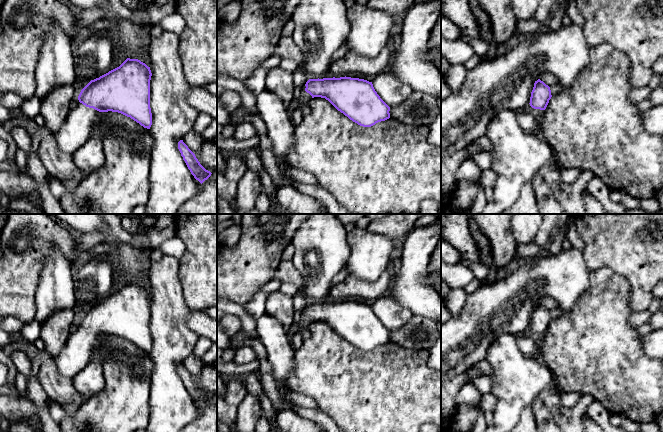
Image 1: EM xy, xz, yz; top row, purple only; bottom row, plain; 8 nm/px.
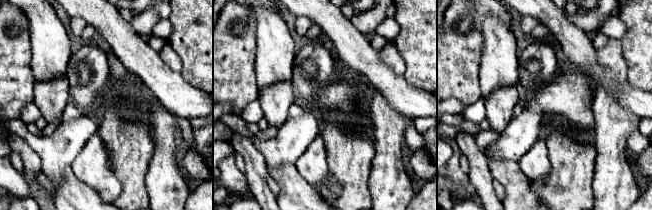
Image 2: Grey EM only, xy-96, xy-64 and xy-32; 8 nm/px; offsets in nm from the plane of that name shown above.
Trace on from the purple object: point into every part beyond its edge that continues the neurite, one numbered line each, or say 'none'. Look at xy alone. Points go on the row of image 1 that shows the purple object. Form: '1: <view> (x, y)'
1: xy (78, 127)

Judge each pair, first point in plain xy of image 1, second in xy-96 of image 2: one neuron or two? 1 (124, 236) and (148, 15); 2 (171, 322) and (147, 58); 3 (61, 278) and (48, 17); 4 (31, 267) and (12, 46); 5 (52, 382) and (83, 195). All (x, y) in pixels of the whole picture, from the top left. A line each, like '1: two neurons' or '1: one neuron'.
1: one neuron
2: two neurons
3: one neuron
4: one neuron
5: one neuron

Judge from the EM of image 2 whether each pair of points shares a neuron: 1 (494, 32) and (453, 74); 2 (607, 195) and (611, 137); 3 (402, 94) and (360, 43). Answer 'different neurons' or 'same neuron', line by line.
1: different neurons
2: same neuron
3: same neuron

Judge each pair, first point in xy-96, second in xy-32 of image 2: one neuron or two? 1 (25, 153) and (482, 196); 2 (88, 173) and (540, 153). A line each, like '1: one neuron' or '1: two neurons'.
1: one neuron
2: one neuron

